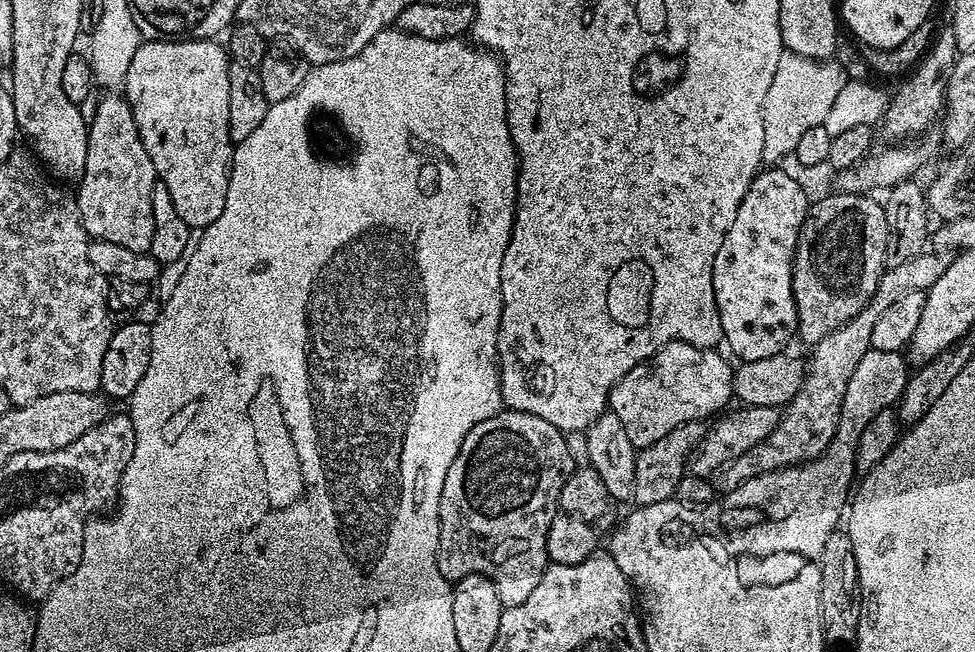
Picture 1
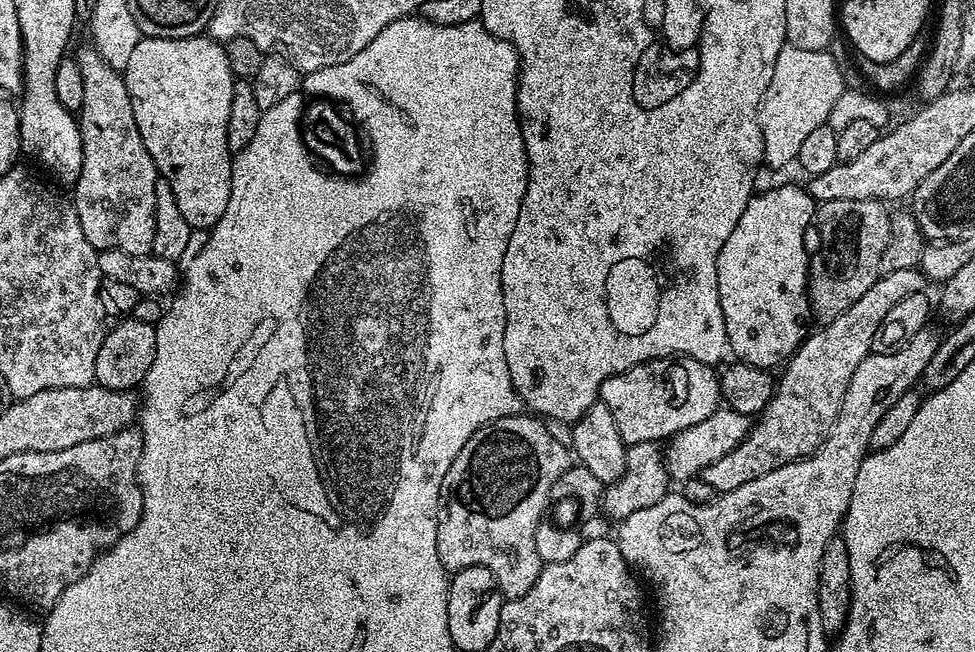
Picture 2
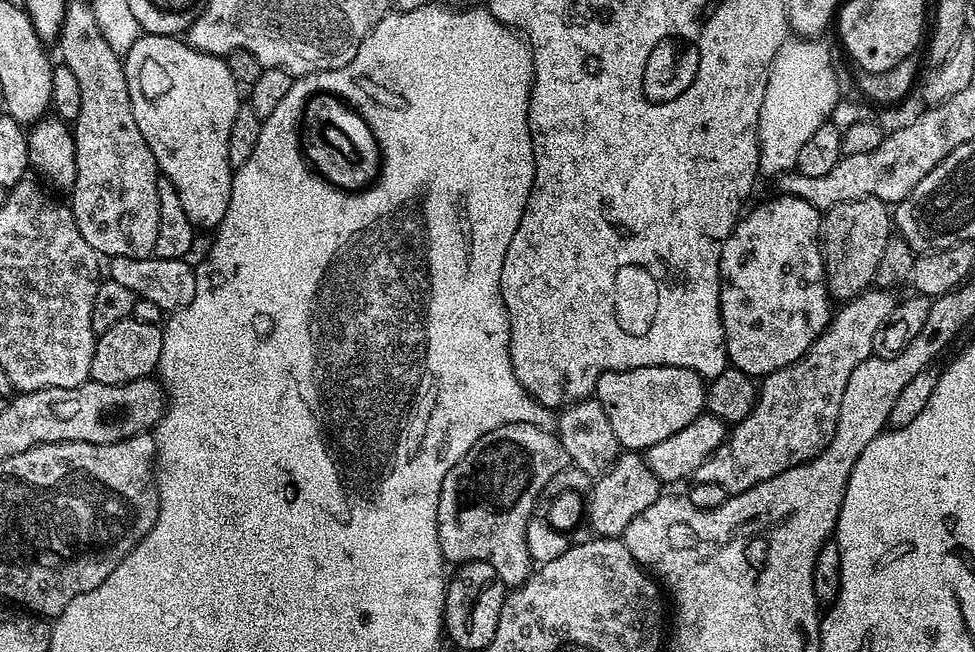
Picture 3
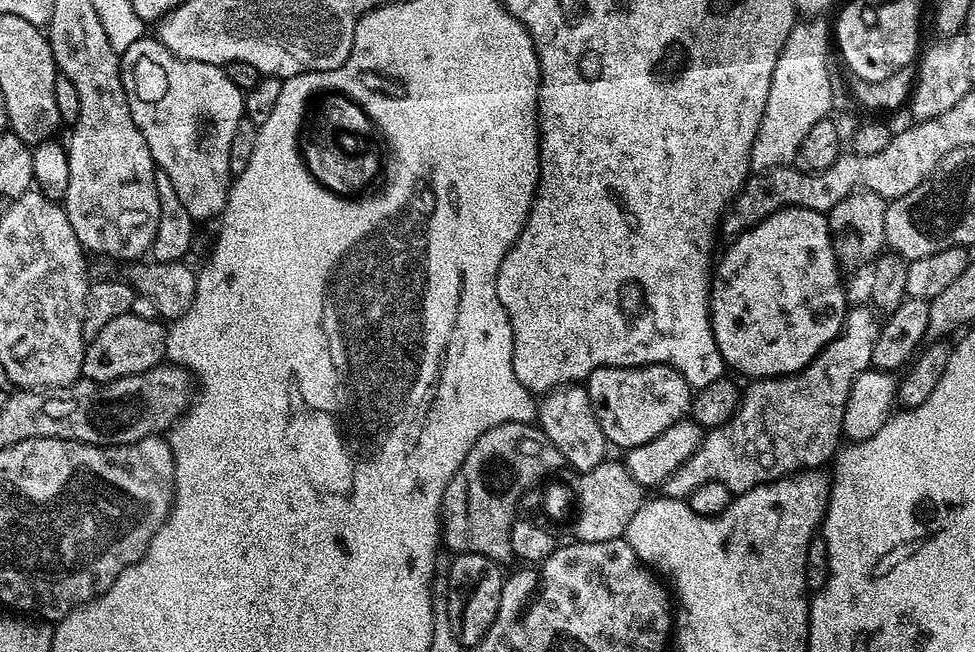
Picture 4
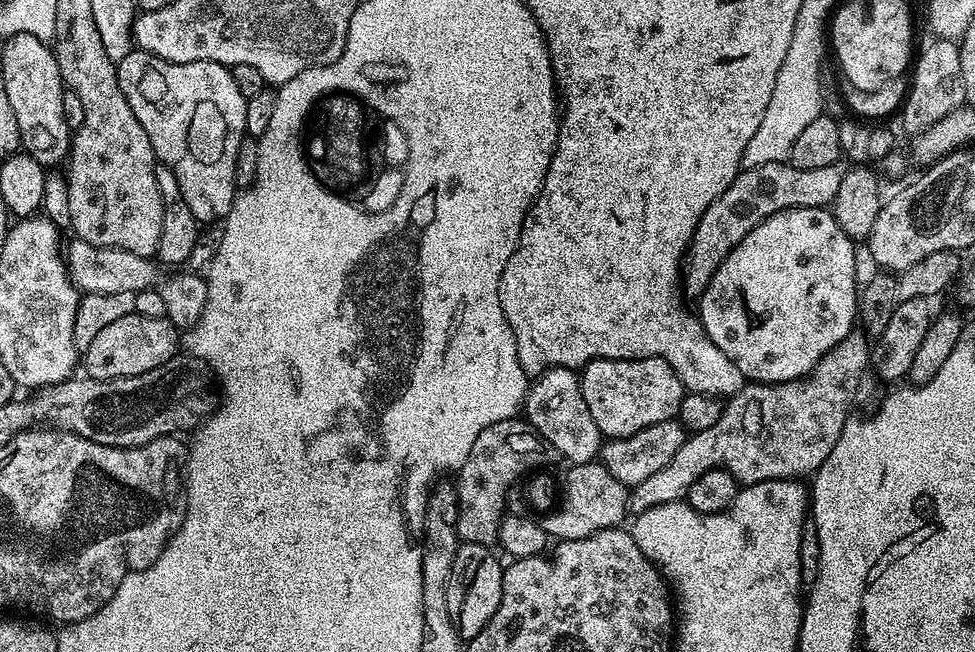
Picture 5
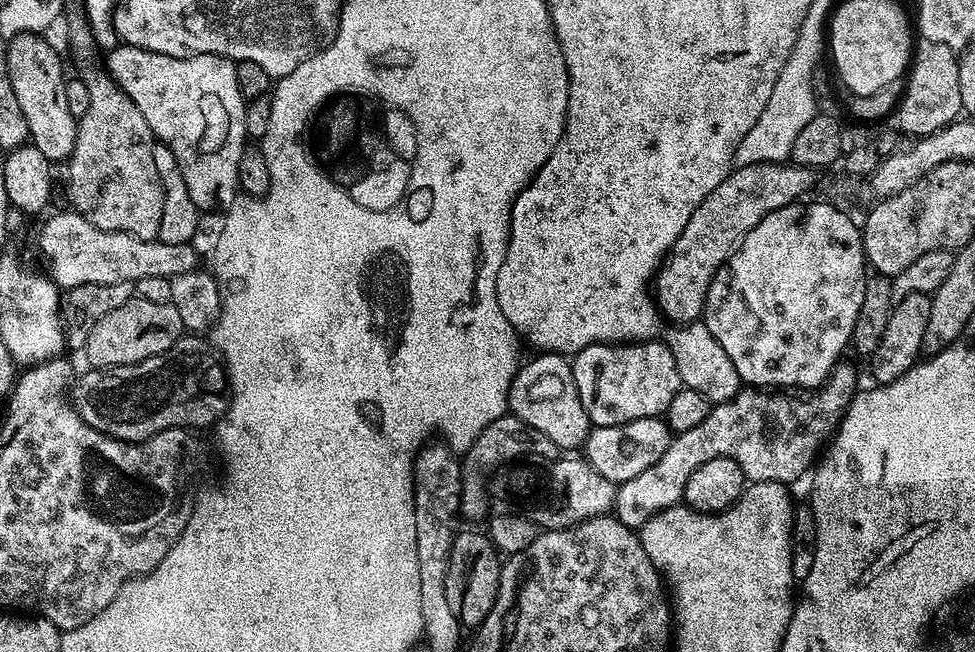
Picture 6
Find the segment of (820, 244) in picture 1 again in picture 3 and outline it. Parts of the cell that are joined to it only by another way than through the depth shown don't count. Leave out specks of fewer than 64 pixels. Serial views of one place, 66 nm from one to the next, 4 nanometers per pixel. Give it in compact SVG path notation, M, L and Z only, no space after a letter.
M872 196L842 202L823 213L820 242L824 254L824 279L833 301L850 301L875 281L878 262L882 262L882 250L886 250L893 236L894 220L889 205Z

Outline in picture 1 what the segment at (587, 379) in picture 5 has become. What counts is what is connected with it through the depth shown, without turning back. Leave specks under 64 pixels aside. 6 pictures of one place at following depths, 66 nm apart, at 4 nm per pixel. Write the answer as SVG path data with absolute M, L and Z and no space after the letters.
M671 340L649 360L643 360L641 364L634 366L630 374L623 376L613 386L612 393L608 395L608 408L618 414L618 422L622 422L622 430L626 430L634 447L639 450L650 446L650 442L666 438L670 430L686 422L707 421L707 416L715 417L729 407L728 399L731 401L734 396L734 368L718 353L719 351L710 348L699 348L681 340Z

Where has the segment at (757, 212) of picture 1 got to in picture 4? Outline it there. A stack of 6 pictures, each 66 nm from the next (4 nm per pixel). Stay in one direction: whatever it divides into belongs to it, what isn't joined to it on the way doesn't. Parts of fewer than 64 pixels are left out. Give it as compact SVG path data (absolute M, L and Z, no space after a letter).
M783 208L770 214L762 222L752 228L747 228L731 241L732 244L724 252L724 257L719 257L714 268L714 275L710 285L710 299L708 305L712 311L712 329L714 338L718 342L720 359L736 372L741 372L747 378L767 378L769 376L788 376L792 372L800 372L806 367L824 347L842 330L844 317L850 307L848 296L844 293L844 280L840 277L842 265L836 258L836 251L832 245L832 231L828 228L828 217L825 213L806 210L805 208Z

